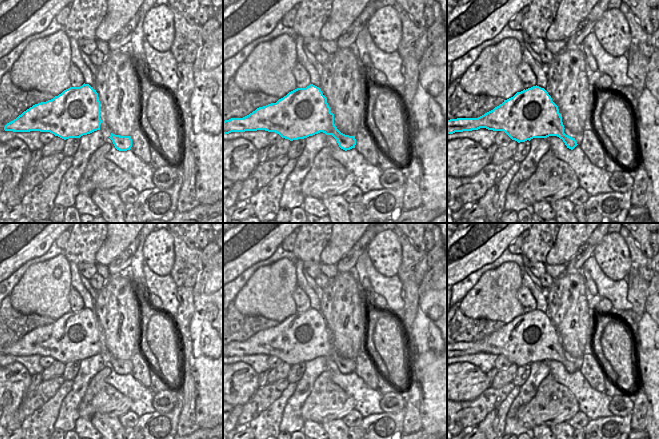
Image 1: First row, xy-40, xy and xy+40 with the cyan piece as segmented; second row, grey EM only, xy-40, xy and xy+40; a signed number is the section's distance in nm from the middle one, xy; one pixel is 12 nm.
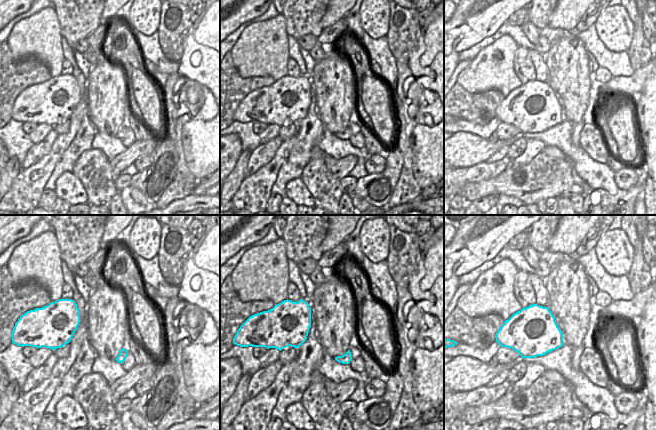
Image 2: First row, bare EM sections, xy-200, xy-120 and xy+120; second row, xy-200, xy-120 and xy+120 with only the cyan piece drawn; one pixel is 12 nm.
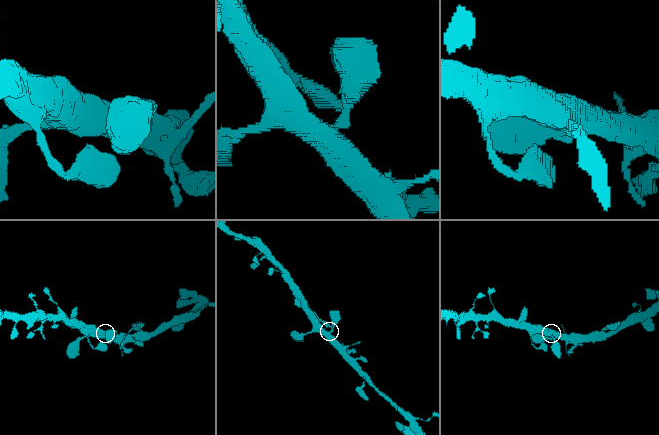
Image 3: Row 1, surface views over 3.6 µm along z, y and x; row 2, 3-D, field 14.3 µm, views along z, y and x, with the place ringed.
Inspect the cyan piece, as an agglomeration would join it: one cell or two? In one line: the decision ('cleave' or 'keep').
keep

